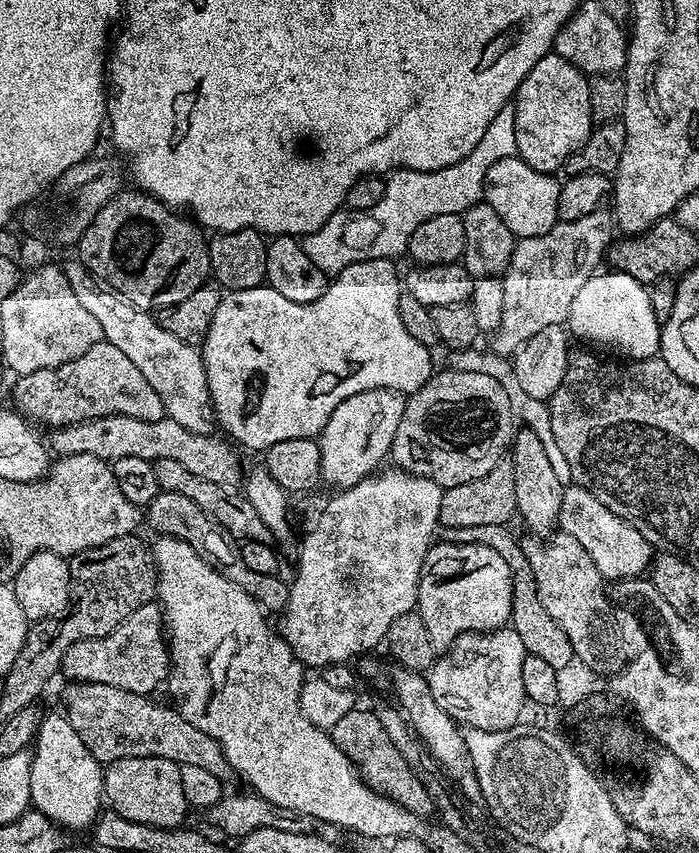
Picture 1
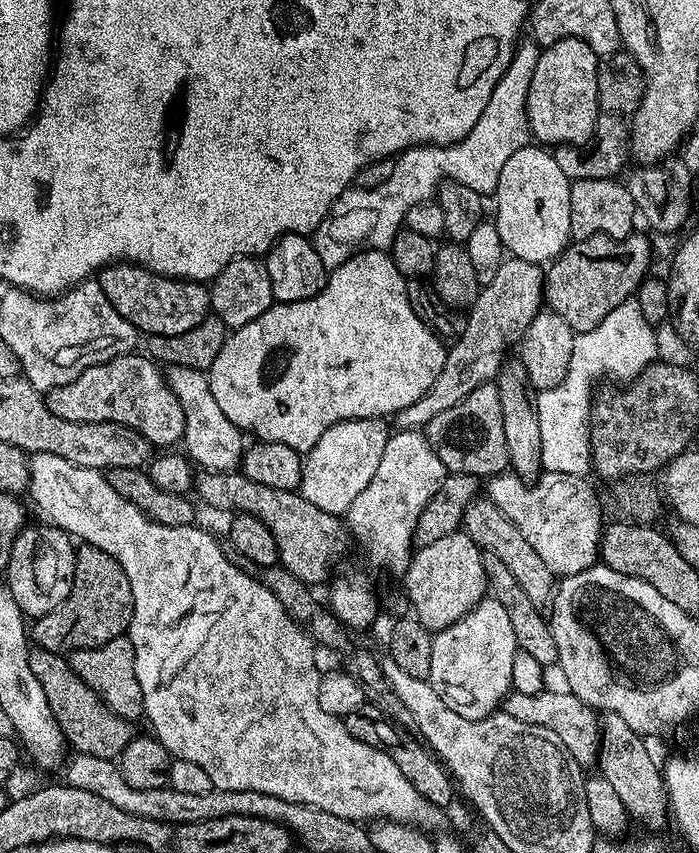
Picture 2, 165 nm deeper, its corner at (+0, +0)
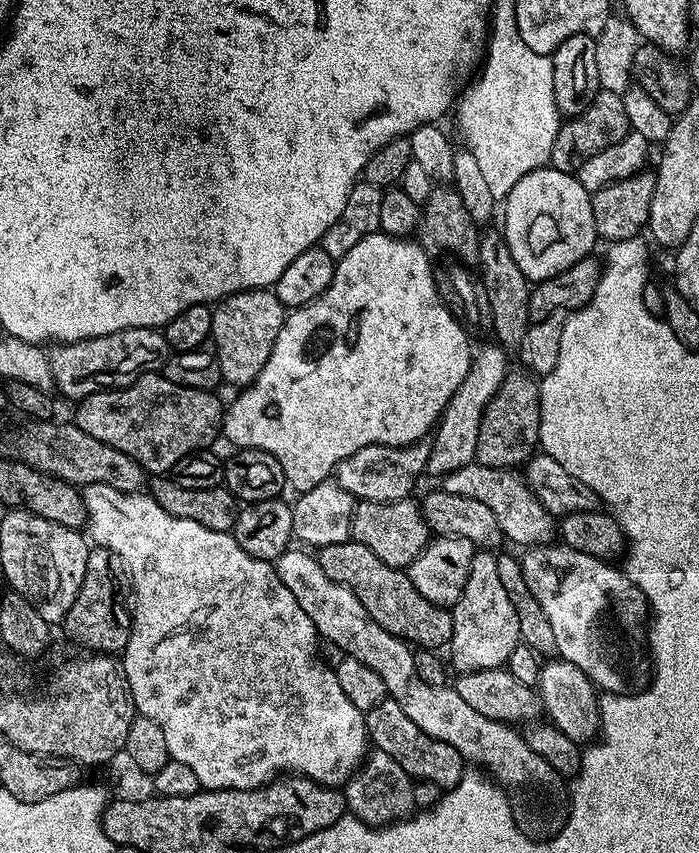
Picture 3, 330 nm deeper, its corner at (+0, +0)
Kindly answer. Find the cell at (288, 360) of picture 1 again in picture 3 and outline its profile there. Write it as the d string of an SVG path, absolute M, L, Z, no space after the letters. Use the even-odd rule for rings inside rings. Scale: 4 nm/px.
M374 231L368 236L364 236L358 242L354 242L354 246L350 246L350 250L346 250L346 254L341 260L336 261L336 269L332 275L332 281L330 286L326 286L326 290L318 298L314 298L309 304L304 304L300 308L293 308L284 317L284 325L278 330L276 335L276 341L272 343L272 349L270 350L267 358L264 359L264 363L261 366L260 372L257 372L255 380L251 384L247 385L236 397L232 400L232 405L227 405L226 411L222 416L222 436L232 443L232 446L236 448L257 448L258 450L266 450L270 454L274 454L274 458L278 458L278 463L282 466L282 474L284 475L285 485L289 489L293 488L293 493L299 494L305 492L306 490L314 490L314 486L318 486L321 481L327 479L332 473L335 473L337 466L343 462L346 458L353 456L358 450L362 450L362 446L372 443L401 443L407 436L412 436L415 434L419 428L424 428L427 426L428 422L433 418L433 420L447 407L447 401L451 398L453 393L457 391L460 384L467 379L468 372L471 371L471 366L474 362L474 348L473 345L468 345L468 340L470 340L469 333L465 332L464 327L461 326L456 319L446 310L444 304L440 303L440 299L436 294L436 287L434 284L434 278L432 277L432 269L434 267L433 261L428 261L428 256L423 252L425 249L421 247L419 243L411 244L413 241L408 238L397 238L394 236L387 236L386 233L382 231Z

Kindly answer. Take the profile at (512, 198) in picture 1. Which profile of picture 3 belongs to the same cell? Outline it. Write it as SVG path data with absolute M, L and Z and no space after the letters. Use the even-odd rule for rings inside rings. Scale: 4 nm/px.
M537 166L527 172L524 175L517 178L515 184L512 185L510 194L503 201L502 204L502 216L504 212L504 229L502 229L502 235L506 242L511 256L514 258L514 262L518 262L518 270L522 270L522 274L530 282L539 282L544 279L550 278L552 275L558 274L560 271L570 269L580 259L586 256L593 255L594 249L592 247L598 244L598 237L596 234L596 227L594 226L594 210L592 209L592 193L585 190L582 186L582 182L571 172L563 172L557 168L551 166Z

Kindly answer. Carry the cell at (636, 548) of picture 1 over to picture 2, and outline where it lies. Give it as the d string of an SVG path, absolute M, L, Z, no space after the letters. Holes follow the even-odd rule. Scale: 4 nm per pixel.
M505 470L487 481L486 498L522 530L526 542L550 566L553 577L563 578L592 567L600 555L600 533L606 520L600 517L600 504L590 481L574 474L541 471L529 483L515 472Z

